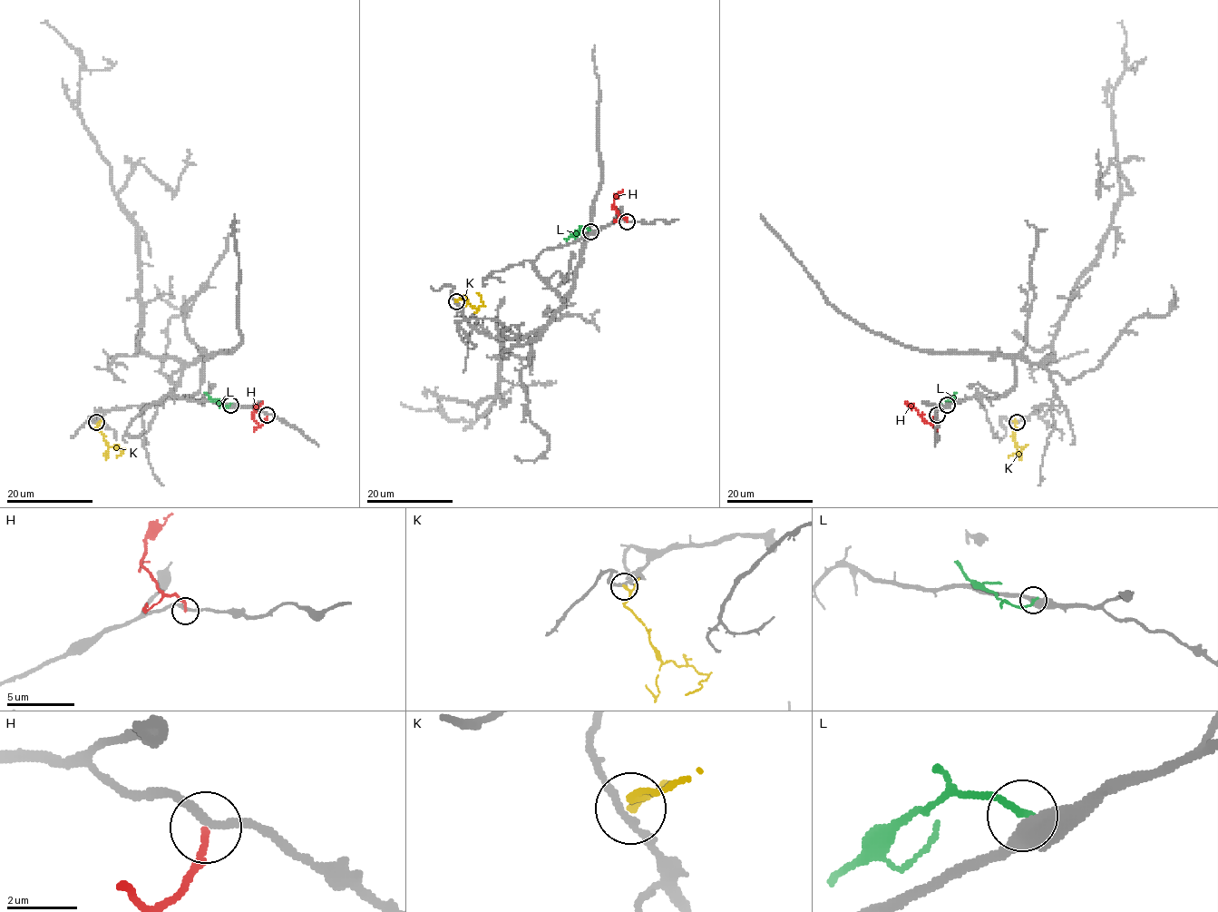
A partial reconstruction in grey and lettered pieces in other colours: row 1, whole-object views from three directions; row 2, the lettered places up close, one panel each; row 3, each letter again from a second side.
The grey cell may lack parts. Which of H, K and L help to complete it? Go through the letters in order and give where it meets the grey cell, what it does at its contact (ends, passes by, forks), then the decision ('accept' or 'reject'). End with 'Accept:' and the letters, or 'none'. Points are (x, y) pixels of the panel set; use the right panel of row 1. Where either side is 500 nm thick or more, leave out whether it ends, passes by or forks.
H: meets grey at (937, 415); it ends there; reject
K: meets grey at (1017, 422); it passes by; reject
L: meets grey at (947, 405); it ends there; reject
Accept: none

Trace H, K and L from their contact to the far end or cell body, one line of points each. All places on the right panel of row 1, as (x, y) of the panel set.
H: (937, 415), (931, 425), (905, 402)
K: (1016, 422), (1013, 436), (1015, 444), (1022, 447), (1008, 456)
L: (946, 405), (955, 392)

